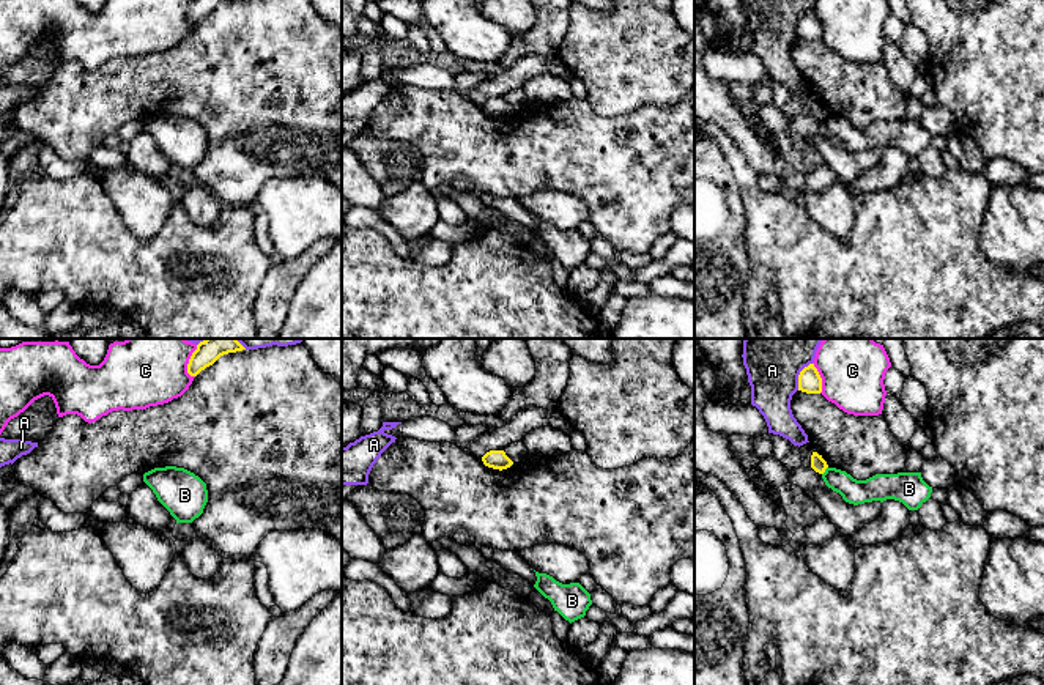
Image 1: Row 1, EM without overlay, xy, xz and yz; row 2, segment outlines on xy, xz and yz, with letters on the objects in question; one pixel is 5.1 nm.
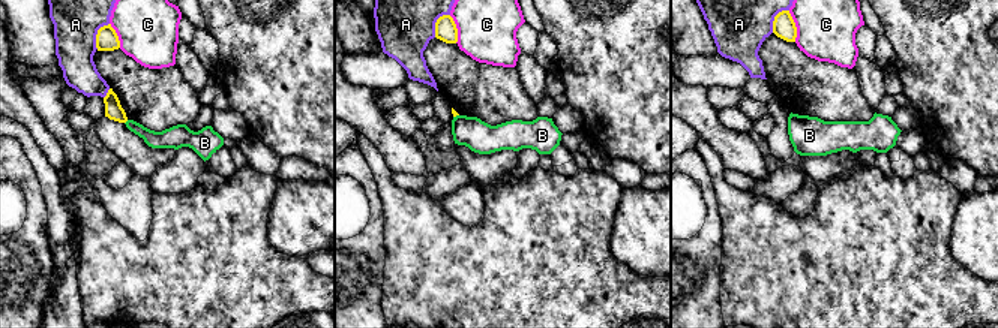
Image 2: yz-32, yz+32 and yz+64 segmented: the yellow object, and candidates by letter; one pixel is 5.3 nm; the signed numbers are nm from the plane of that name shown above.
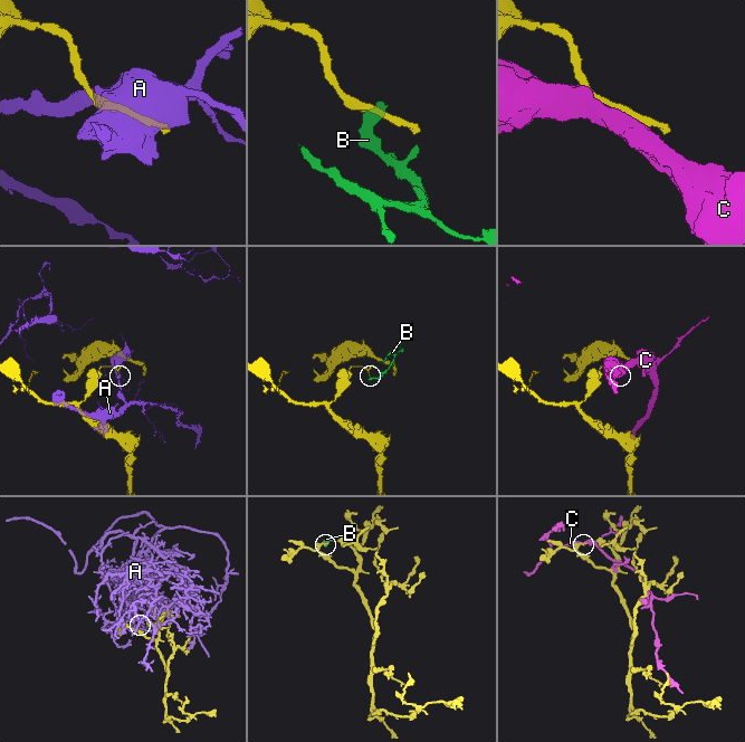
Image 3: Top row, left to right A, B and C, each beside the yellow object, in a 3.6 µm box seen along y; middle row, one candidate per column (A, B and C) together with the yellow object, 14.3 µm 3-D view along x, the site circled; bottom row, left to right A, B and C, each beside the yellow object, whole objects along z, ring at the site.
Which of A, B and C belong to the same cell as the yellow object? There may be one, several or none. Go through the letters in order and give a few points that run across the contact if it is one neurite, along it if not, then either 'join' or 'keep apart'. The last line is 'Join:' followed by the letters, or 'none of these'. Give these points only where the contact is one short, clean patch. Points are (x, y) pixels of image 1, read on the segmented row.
A: keep apart
B: line yz (827, 466), (822, 474); keep apart
C: keep apart
Join: none of these

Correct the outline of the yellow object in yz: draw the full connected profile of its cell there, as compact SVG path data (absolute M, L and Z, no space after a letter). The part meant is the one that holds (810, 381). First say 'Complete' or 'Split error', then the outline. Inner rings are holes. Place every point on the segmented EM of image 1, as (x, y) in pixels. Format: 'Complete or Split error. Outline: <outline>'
Complete. Outline: M809 364L805 367L798 375L798 391L806 394L820 394L822 392L822 378L814 367L814 364Z

